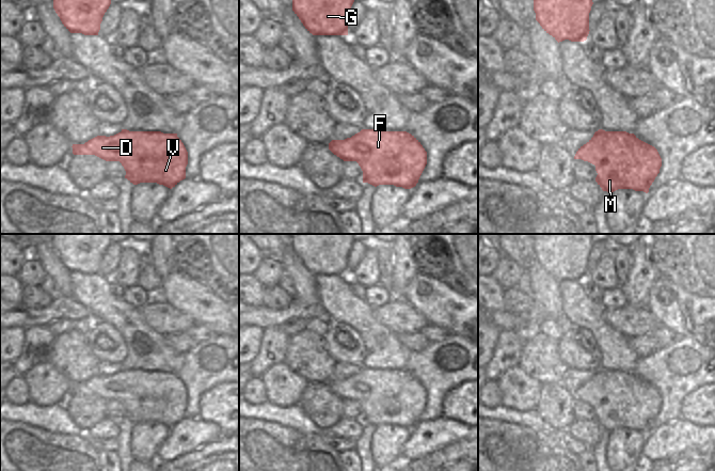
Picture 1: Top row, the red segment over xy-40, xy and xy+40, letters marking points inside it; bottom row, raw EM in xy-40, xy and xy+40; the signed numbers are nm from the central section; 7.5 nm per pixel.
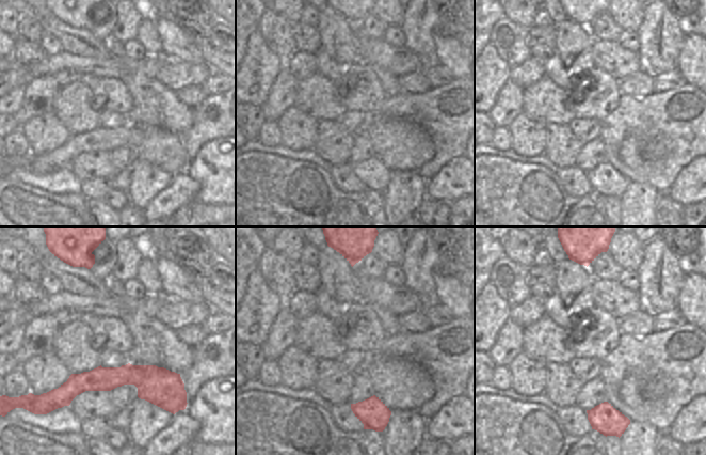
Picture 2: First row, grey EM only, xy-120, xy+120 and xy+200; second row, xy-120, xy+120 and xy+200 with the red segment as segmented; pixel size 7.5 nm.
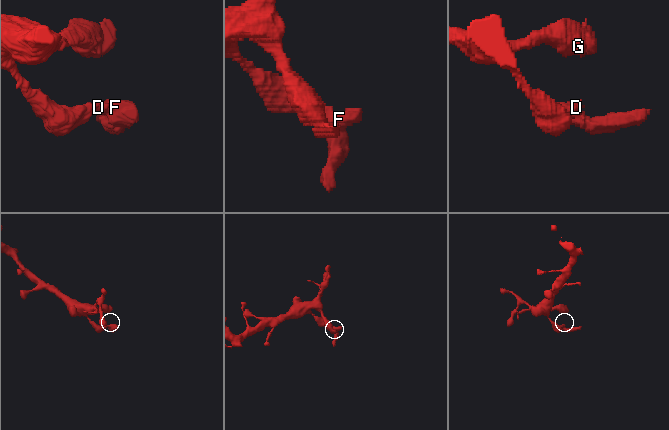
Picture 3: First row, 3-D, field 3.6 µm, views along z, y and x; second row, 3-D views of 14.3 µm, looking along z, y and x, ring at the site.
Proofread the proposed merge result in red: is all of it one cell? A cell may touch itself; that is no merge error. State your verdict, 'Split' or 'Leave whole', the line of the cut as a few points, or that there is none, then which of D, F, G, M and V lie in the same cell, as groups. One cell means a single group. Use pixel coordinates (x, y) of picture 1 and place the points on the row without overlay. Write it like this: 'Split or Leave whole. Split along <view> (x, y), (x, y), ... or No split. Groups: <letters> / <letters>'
Split. Split along xy+40 (598, 370), (604, 395), (596, 405). Groups: D G / F M V.

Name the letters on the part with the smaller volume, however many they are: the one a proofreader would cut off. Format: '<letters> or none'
F, M, V

